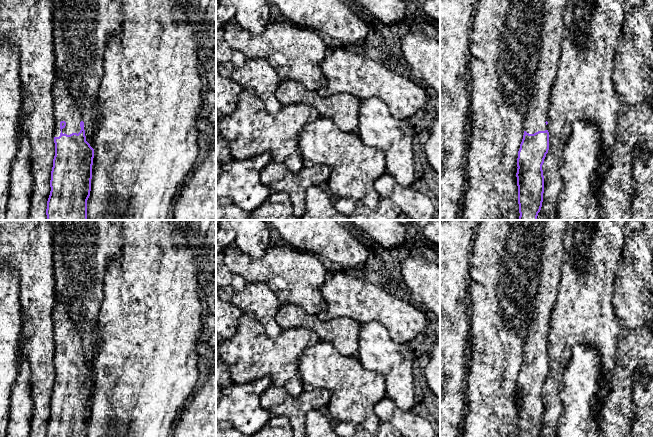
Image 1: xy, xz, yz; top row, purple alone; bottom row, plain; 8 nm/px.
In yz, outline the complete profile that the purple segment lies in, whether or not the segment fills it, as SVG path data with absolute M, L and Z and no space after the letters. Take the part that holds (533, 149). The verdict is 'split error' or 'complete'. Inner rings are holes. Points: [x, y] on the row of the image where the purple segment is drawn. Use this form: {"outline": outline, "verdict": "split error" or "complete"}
{"outline": "M544 0L542 50L534 76L534 91L524 118L524 135L517 158L517 186L519 220L537 220L541 210L544 193L542 165L549 150L548 109L552 85L560 63L561 45L564 33L564 11L568 0Z", "verdict": "split error"}

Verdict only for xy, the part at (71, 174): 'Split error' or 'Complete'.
Split error

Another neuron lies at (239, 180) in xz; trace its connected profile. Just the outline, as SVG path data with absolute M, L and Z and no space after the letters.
M264 152L222 164L216 181L216 197L229 197L233 204L247 212L258 209L272 193L260 180L262 169L271 161L271 154Z

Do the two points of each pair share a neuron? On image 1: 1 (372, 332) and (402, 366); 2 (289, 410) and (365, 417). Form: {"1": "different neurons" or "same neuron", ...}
{"1": "same neuron", "2": "different neurons"}

